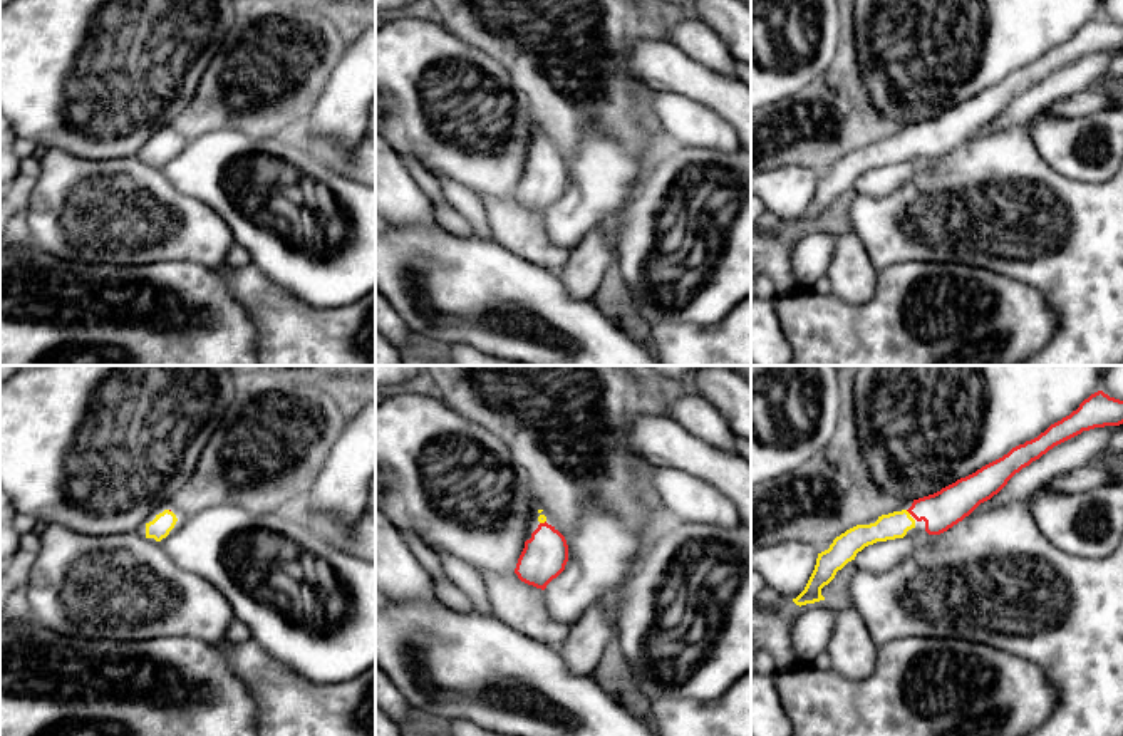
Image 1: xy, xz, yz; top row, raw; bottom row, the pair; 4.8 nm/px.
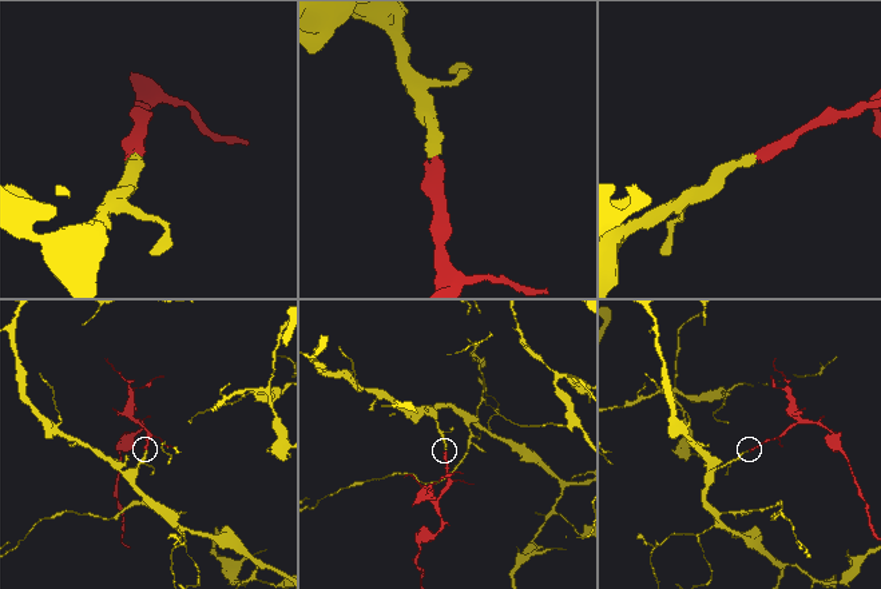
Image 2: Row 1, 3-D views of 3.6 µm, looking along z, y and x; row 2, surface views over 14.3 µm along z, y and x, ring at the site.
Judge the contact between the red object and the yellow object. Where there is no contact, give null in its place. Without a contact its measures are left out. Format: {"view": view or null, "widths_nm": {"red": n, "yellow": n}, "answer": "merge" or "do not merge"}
{"view": "yz", "widths_nm": {"red": 180, "yellow": 130}, "answer": "merge"}

